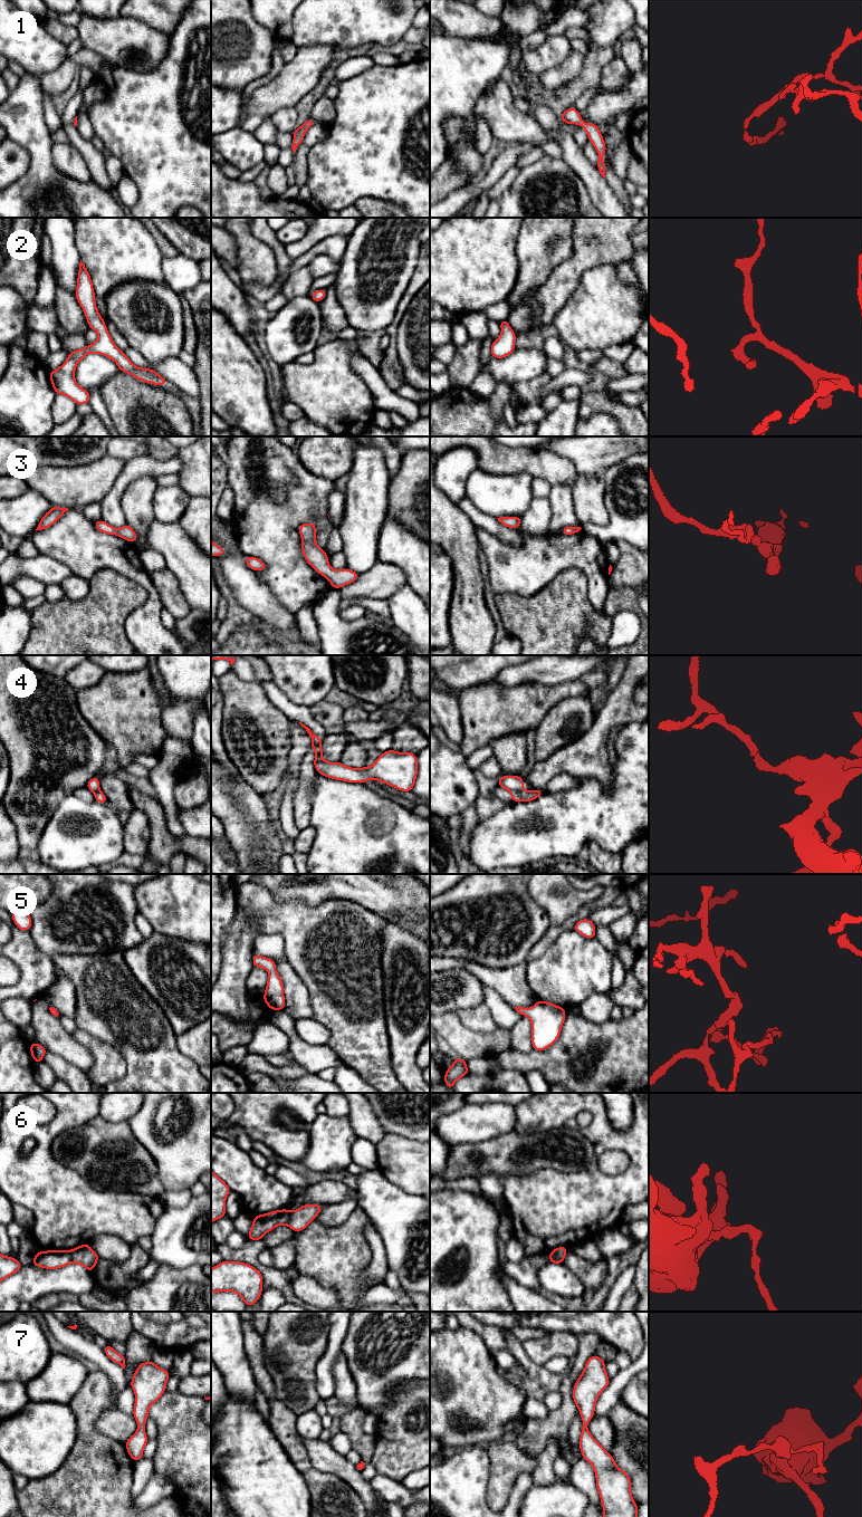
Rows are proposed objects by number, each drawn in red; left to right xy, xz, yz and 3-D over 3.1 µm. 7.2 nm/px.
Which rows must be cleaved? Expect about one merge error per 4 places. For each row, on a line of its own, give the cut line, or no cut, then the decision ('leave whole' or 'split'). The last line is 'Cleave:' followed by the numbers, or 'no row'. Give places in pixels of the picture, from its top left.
1: no cut; leave whole
2: no cut; leave whole
3: no cut; leave whole
4: cut in xz along (319, 737), (313, 748); split
5: no cut; leave whole
6: cut in xy along (68, 1250), (73, 1263); split
7: no cut; leave whole
Cleave: 4, 6

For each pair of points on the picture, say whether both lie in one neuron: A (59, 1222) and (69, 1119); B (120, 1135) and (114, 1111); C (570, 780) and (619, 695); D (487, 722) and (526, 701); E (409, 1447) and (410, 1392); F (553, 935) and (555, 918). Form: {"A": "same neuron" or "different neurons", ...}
{"A": "same neuron", "B": "different neurons", "C": "different neurons", "D": "same neuron", "E": "same neuron", "F": "different neurons"}

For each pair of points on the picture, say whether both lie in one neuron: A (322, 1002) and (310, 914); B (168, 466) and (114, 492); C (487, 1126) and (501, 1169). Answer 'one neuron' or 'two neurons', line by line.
A: one neuron
B: one neuron
C: two neurons

